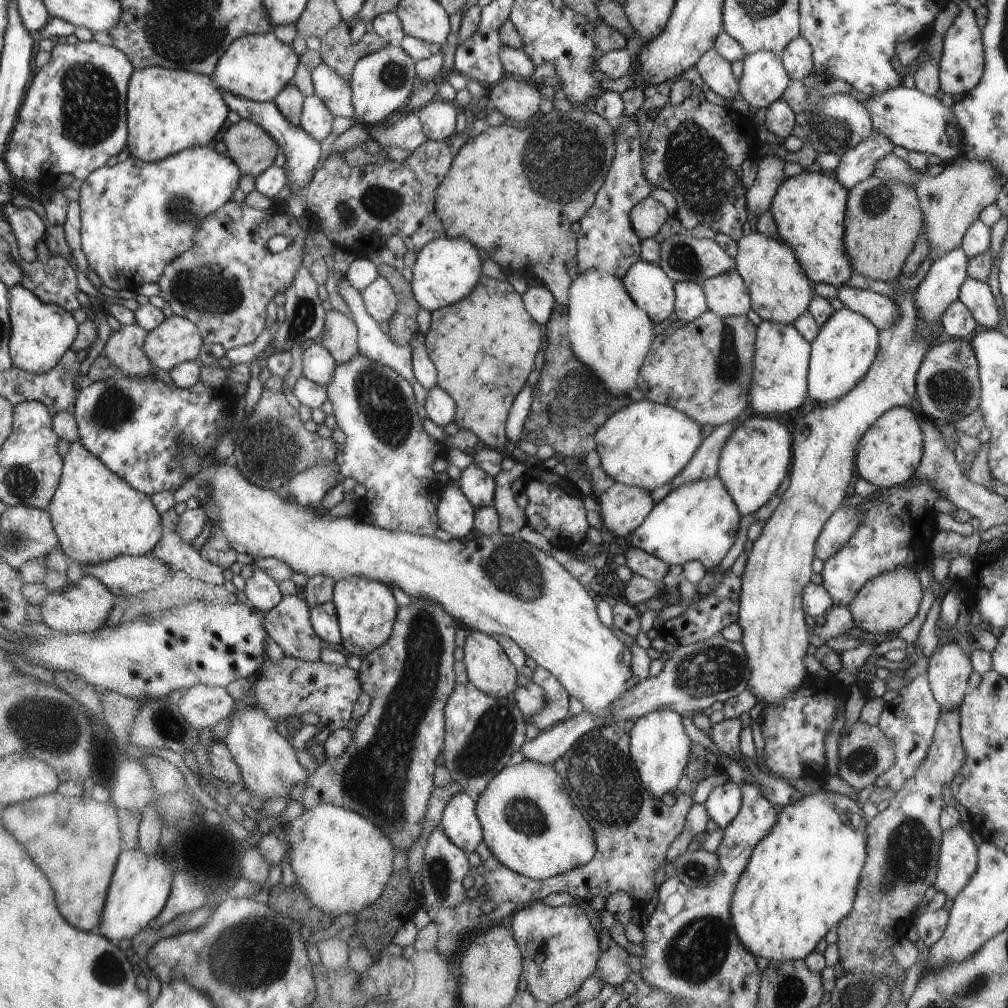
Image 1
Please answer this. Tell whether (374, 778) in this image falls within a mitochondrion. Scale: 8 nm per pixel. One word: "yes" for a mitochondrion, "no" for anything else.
yes

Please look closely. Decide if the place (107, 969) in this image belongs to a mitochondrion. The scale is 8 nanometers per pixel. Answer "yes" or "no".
yes

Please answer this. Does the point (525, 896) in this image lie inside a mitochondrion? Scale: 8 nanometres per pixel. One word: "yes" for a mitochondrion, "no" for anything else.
no

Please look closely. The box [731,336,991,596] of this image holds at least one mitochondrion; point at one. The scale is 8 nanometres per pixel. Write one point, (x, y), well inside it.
(949, 387)

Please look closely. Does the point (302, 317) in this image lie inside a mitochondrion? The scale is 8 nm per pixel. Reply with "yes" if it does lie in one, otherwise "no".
yes

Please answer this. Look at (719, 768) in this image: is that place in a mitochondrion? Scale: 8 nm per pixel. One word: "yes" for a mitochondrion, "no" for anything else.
no

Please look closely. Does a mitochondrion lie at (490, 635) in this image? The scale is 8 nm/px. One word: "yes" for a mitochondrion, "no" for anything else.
no

